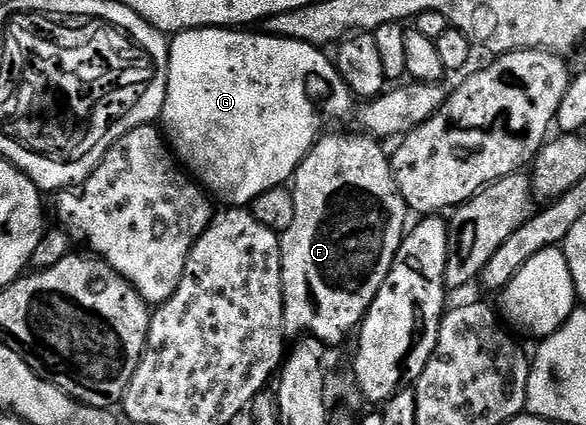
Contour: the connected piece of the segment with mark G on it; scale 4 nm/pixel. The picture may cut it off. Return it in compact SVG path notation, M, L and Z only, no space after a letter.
M204 27L202 29L185 29L182 33L176 33L169 41L169 63L167 64L167 94L163 104L163 115L161 118L161 129L165 134L165 140L173 150L174 156L181 162L182 168L208 194L220 197L227 201L231 207L250 206L251 200L273 187L290 182L295 176L295 168L303 162L303 156L314 147L321 134L334 121L347 121L351 112L357 104L347 84L341 79L335 62L330 56L326 57L324 50L317 45L301 43L297 39L285 39L284 37L273 37L266 31L251 33L255 31L244 31L239 27Z

